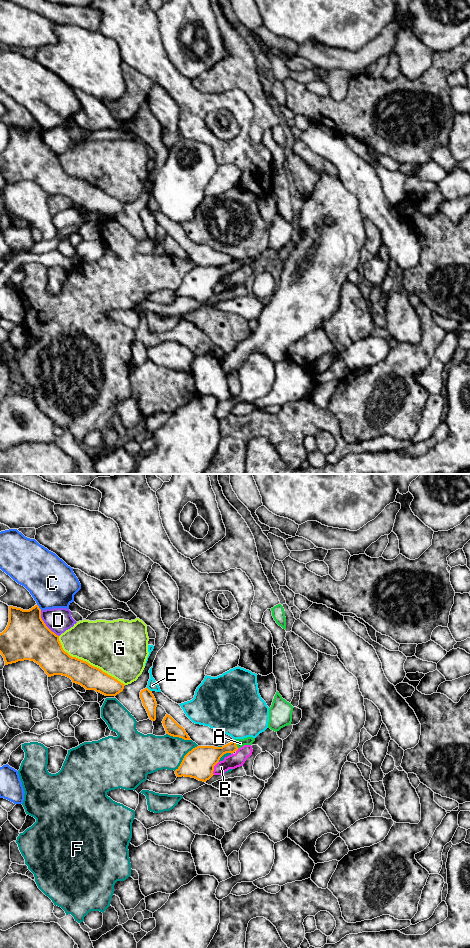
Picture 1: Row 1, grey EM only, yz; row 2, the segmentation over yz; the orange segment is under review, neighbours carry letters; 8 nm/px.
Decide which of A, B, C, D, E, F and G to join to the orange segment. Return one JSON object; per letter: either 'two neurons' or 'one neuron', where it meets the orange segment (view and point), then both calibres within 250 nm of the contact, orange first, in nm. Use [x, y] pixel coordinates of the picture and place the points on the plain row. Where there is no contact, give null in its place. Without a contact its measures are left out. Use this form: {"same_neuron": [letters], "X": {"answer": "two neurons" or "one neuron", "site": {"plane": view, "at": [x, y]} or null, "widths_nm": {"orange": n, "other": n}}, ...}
{"same_neuron": [], "A": {"answer": "two neurons", "site": {"plane": "yz", "at": [235, 264]}, "widths_nm": {"orange": 180, "other": 70}}, "B": {"answer": "two neurons", "site": {"plane": "yz", "at": [213, 288]}, "widths_nm": {"orange": 240, "other": 120}}, "C": {"answer": "two neurons", "site": {"plane": "yz", "at": [38, 127]}, "widths_nm": {"orange": 360, "other": 380}}, "D": {"answer": "two neurons", "site": {"plane": "yz", "at": [45, 144]}, "widths_nm": {"orange": 360, "other": 200}}, "E": {"answer": "two neurons", "site": {"plane": "yz", "at": [148, 209]}, "widths_nm": {"orange": 110, "other": 80}}, "F": {"answer": "two neurons", "site": {"plane": "yz", "at": [184, 277]}, "widths_nm": {"orange": 240, "other": 280}}, "G": {"answer": "two neurons", "site": {"plane": "yz", "at": [87, 182]}, "widths_nm": {"orange": 220, "other": 420}}}

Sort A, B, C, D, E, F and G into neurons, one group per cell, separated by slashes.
A / B / C / D / E / F / G

